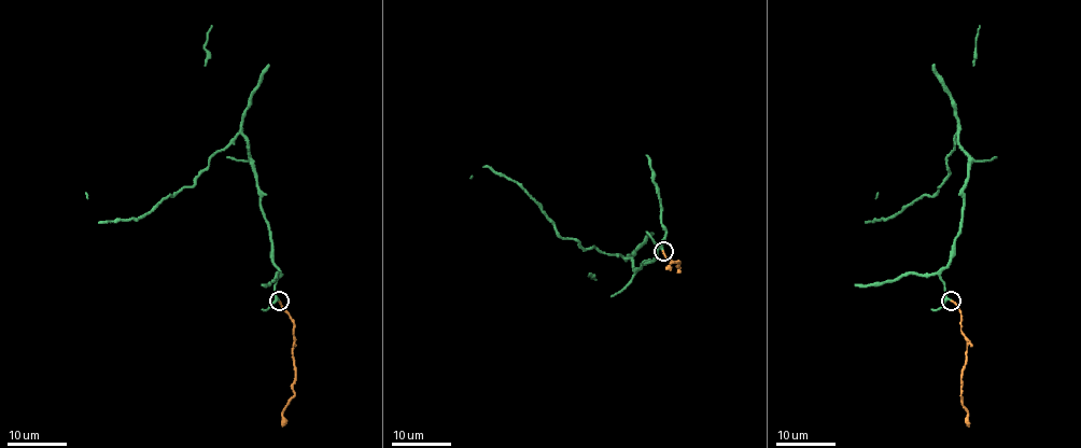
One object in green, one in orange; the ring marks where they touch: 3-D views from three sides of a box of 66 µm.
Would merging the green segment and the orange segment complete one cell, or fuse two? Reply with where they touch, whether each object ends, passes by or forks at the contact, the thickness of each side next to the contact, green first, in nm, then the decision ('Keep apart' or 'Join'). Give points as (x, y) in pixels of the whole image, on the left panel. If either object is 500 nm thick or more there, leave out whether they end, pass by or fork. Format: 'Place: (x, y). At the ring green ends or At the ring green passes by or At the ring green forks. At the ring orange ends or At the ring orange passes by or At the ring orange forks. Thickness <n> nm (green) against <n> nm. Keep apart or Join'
Place: (279, 300). At the ring green ends. At the ring orange ends. Thickness 200 nm (green) against 160 nm. Join

